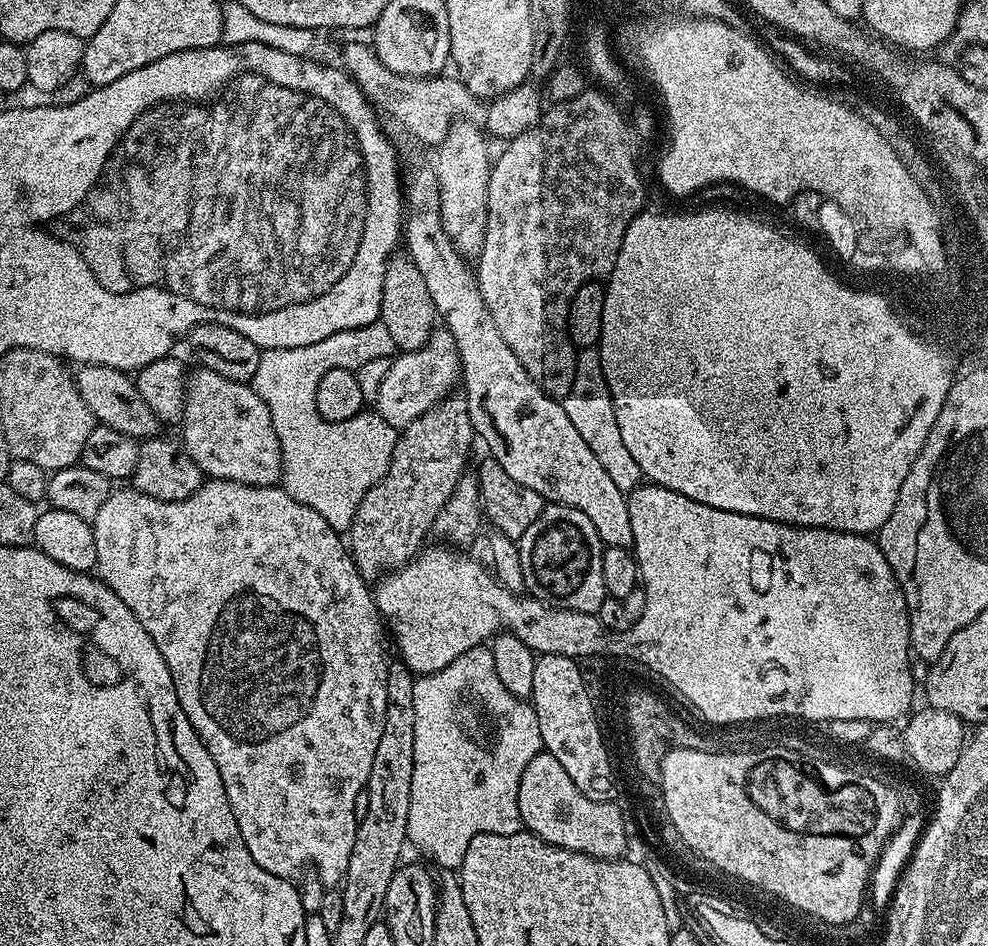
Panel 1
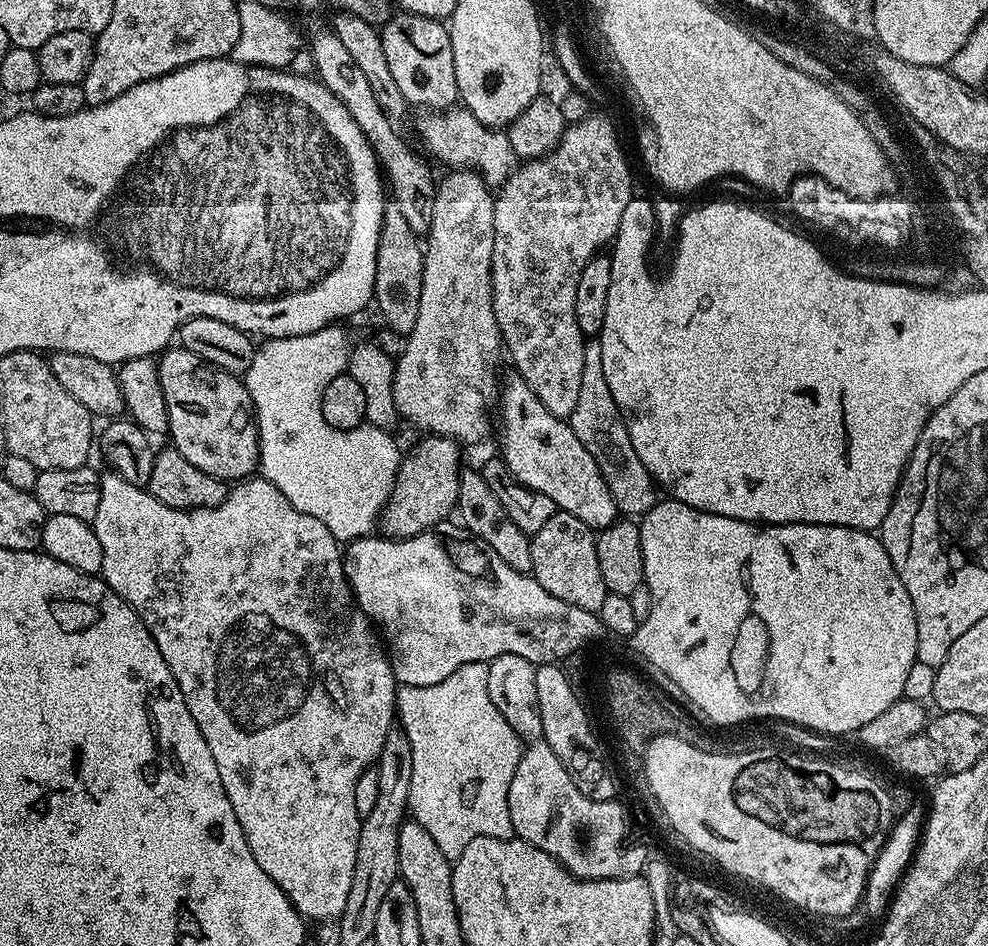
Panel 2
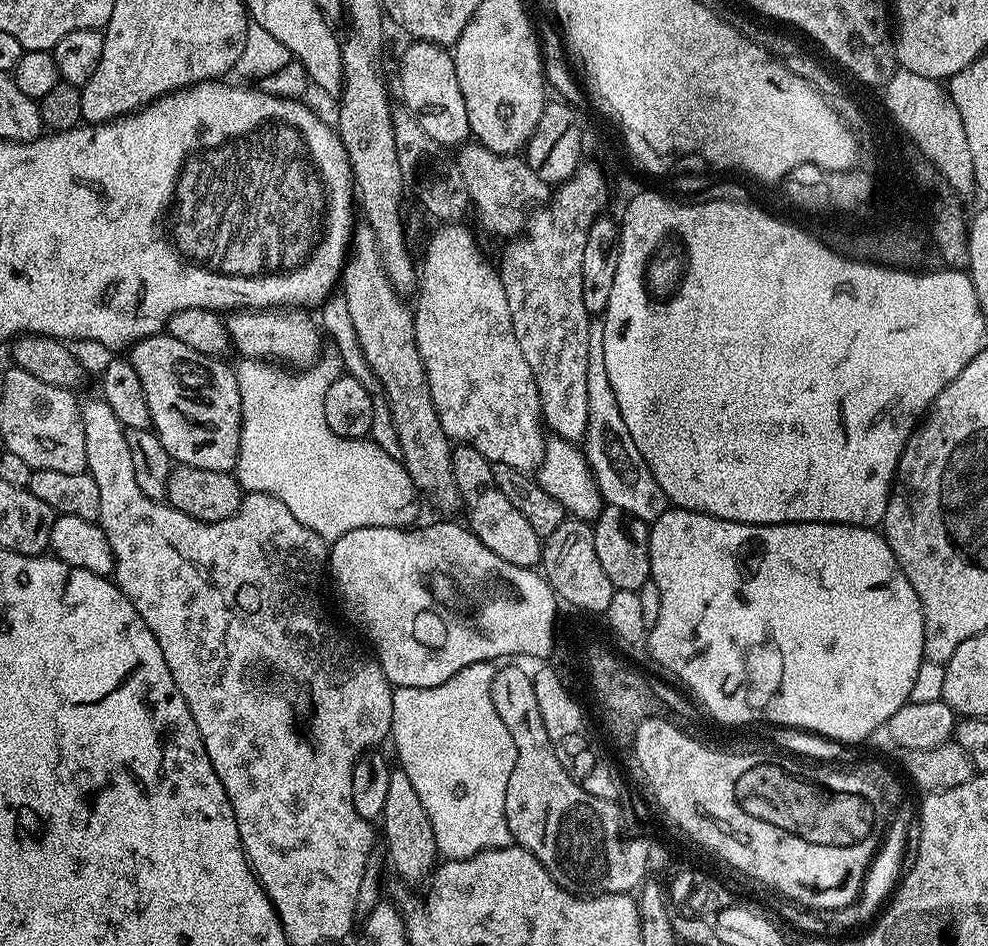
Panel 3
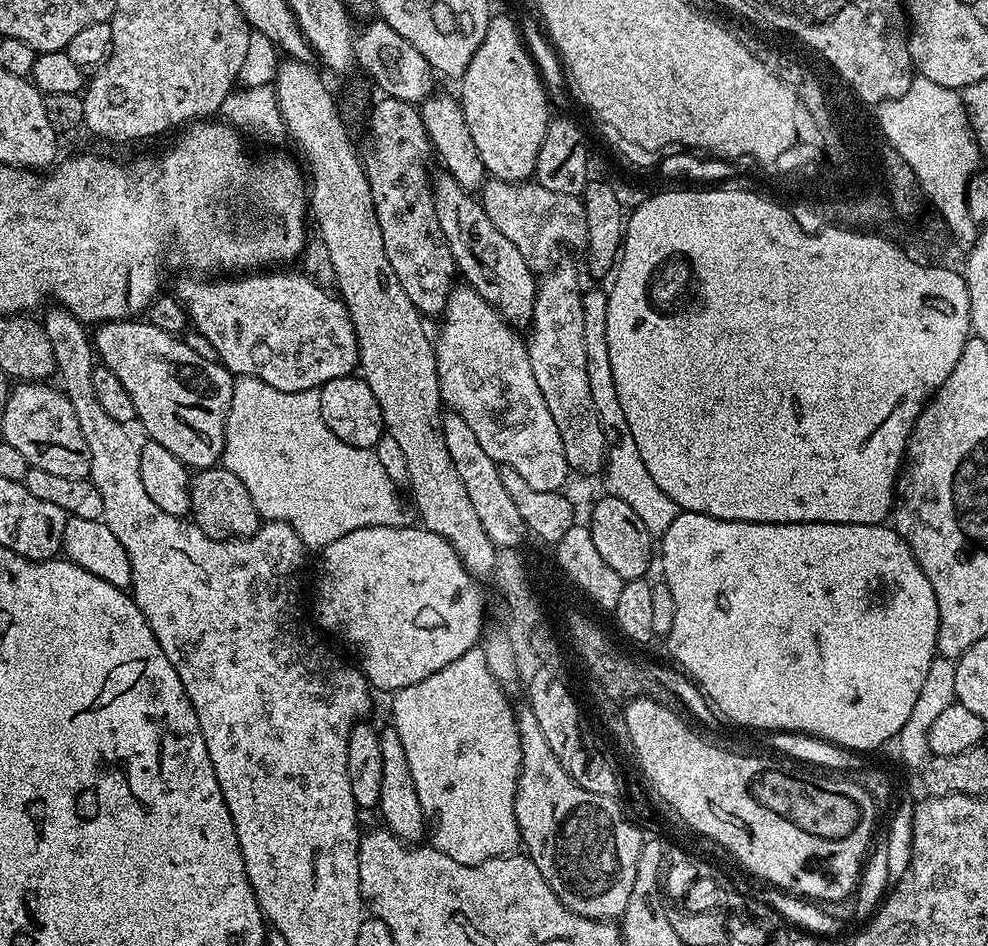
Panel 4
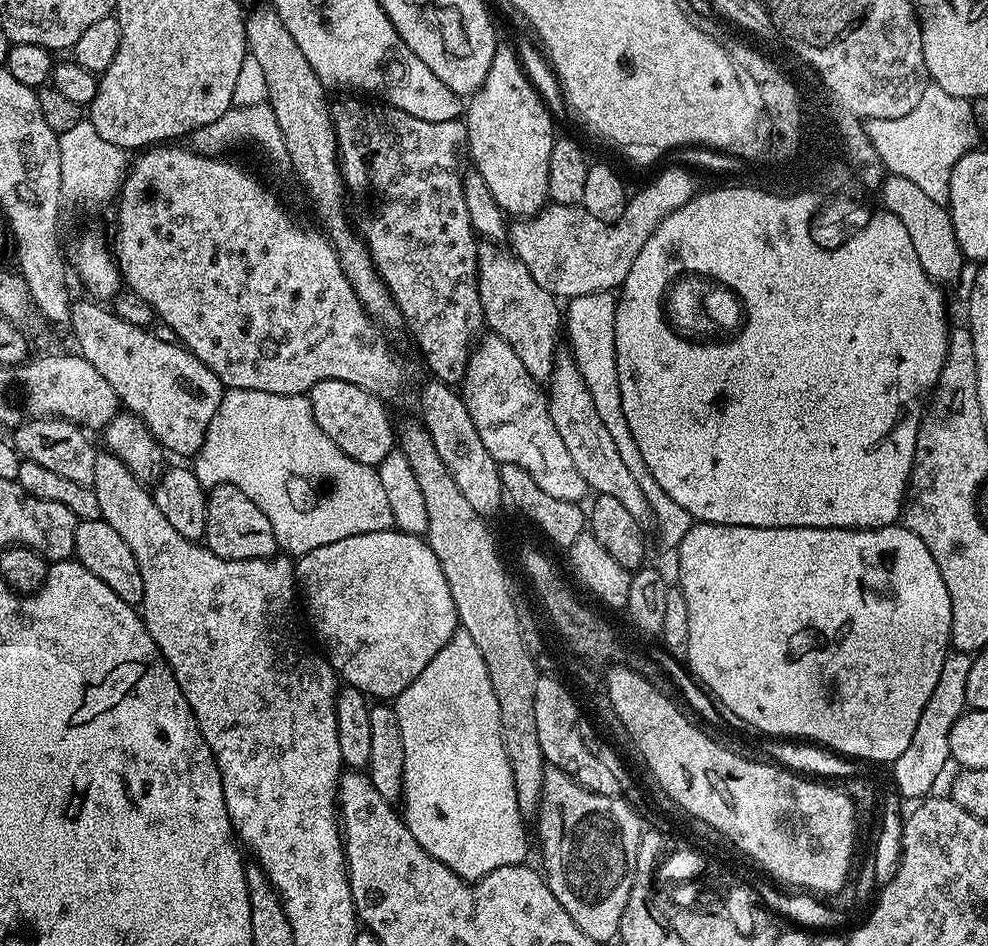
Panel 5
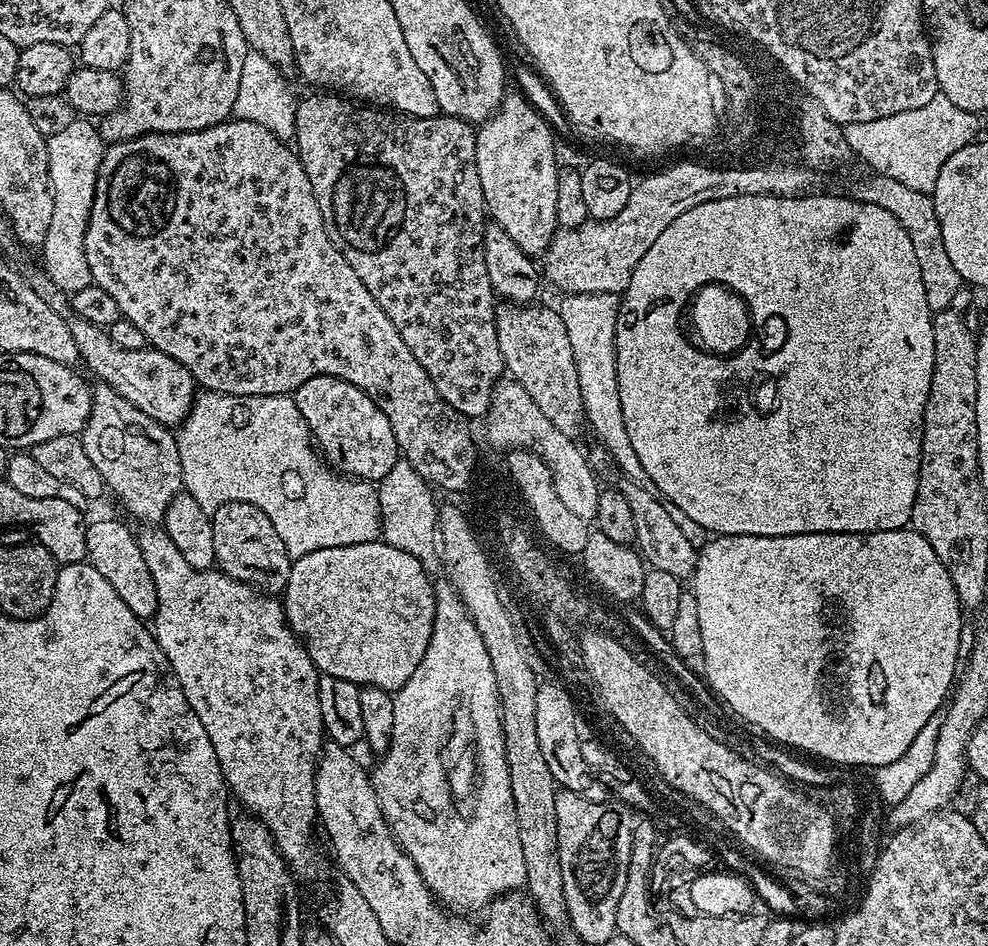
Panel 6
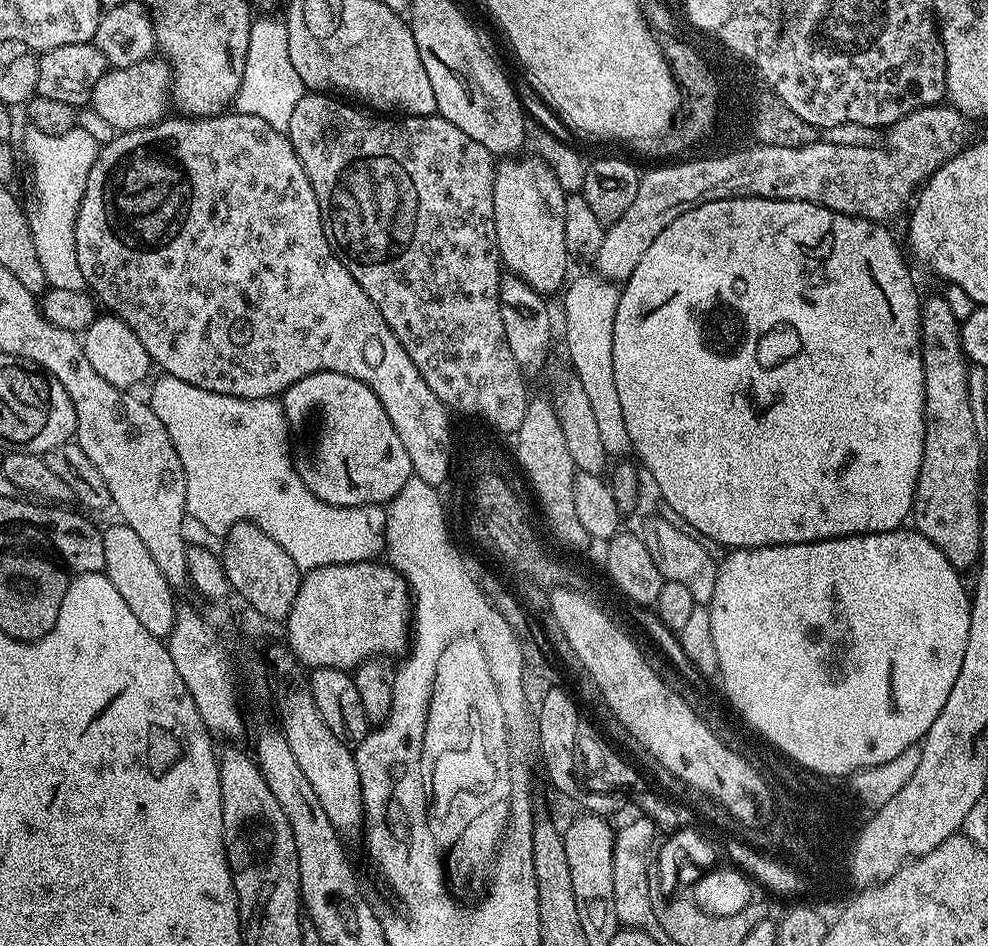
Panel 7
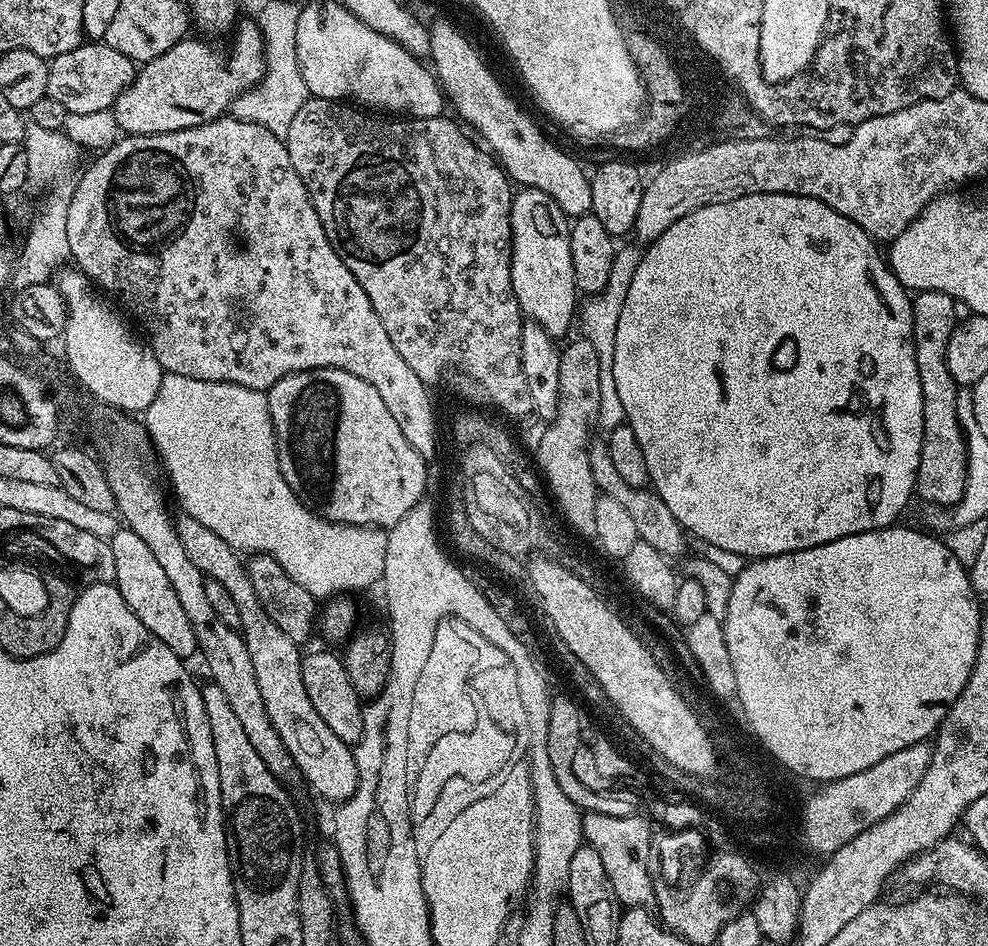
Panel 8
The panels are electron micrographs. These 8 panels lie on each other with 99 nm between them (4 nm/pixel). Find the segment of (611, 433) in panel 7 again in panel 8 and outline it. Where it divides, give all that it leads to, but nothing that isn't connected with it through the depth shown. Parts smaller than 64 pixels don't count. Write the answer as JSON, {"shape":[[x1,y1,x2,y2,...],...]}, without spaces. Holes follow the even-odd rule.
{"shape":[[628,244,617,247,616,258,610,266,610,278,606,278,606,286,602,286,600,292,593,292,587,297,588,300,579,305,578,328,582,336,590,341,598,354,598,362,601,366,601,377,599,379,599,393,601,402,598,407,599,427,604,430,611,430,625,423,622,401,618,399,618,390,614,386,614,374,612,373,612,359,614,358,614,334,618,326,618,318,622,315,622,302,626,302,626,290,630,290,630,282,634,279,634,270,638,266,641,249]]}

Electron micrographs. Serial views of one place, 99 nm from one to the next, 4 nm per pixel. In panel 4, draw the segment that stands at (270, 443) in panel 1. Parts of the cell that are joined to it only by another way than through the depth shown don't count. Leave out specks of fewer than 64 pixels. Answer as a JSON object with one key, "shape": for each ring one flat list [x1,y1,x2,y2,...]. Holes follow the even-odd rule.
{"shape":[[140,318,109,320,94,332,94,352,103,367,118,374,118,382,126,386,130,402,134,402,136,420,148,433,147,439,158,442,174,454,189,469,214,468,224,455,224,431,232,401,234,377,223,364,215,359,199,356,179,335,158,330,158,326]]}

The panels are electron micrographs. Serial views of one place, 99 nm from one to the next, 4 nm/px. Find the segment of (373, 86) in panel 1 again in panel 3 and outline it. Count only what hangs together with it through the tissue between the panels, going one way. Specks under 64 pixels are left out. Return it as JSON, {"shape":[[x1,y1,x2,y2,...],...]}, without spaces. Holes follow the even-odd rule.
{"shape":[[475,142,465,143,456,154,456,169,462,174,462,182,466,182,471,207,480,211,481,222,494,235,503,238,523,233,530,209,537,202,547,201,550,196,549,185,544,184,542,178,534,174,534,170,530,170,527,159,516,154,500,156,494,150]]}

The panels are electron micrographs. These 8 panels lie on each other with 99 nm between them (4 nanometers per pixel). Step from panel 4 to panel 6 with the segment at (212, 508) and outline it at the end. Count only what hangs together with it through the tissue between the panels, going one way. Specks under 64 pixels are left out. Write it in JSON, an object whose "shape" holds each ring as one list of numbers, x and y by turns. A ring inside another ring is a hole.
{"shape":[[226,502,211,513,210,519,214,530,215,567,230,578,253,585,257,592,283,593,290,578,293,557,288,555,282,538,278,538,274,522,270,522,258,506,250,506,250,502]]}

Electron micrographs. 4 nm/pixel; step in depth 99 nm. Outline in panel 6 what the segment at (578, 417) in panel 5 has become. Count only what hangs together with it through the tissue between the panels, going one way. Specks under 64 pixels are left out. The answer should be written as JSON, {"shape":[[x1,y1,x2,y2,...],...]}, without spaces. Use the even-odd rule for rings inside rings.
{"shape":[[624,478,621,481,618,487,626,502,630,502,630,511,634,514,635,547,641,557,651,567,666,570,666,574,691,577,692,571,696,569,698,548,690,542,690,538,686,538,682,526,676,525,674,518,670,518,668,504,655,491,642,490,642,486,638,486,633,480]]}

